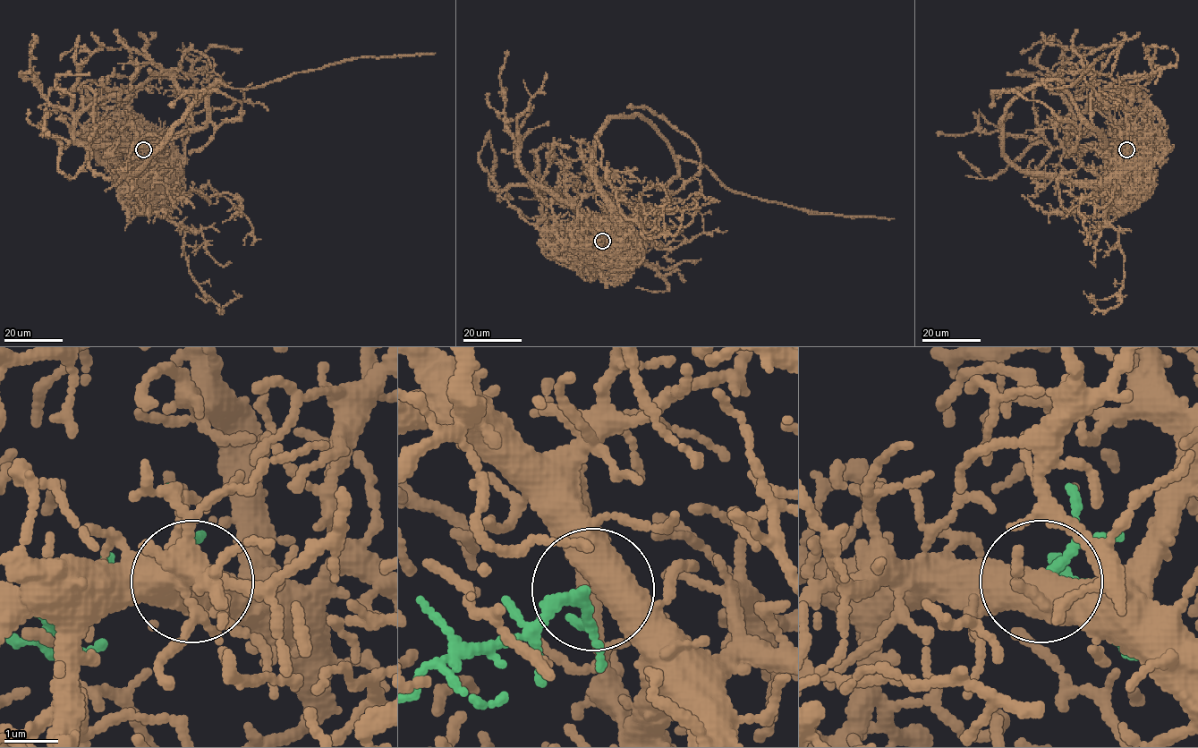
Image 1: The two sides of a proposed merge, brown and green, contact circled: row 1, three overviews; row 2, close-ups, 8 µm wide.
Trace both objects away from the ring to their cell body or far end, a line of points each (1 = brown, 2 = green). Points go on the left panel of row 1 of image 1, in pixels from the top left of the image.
1: (144, 149), (118, 146), (197, 131), (219, 80), (233, 88), (256, 88), (357, 57), (435, 53)
2: (143, 149), (132, 151)

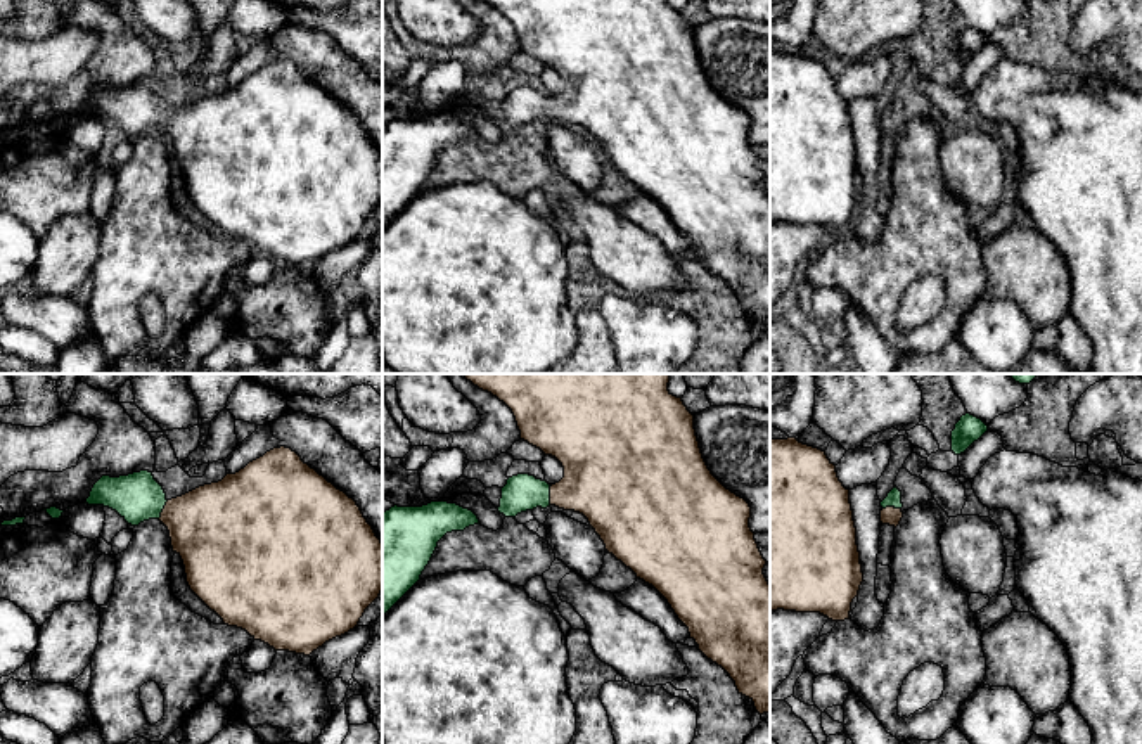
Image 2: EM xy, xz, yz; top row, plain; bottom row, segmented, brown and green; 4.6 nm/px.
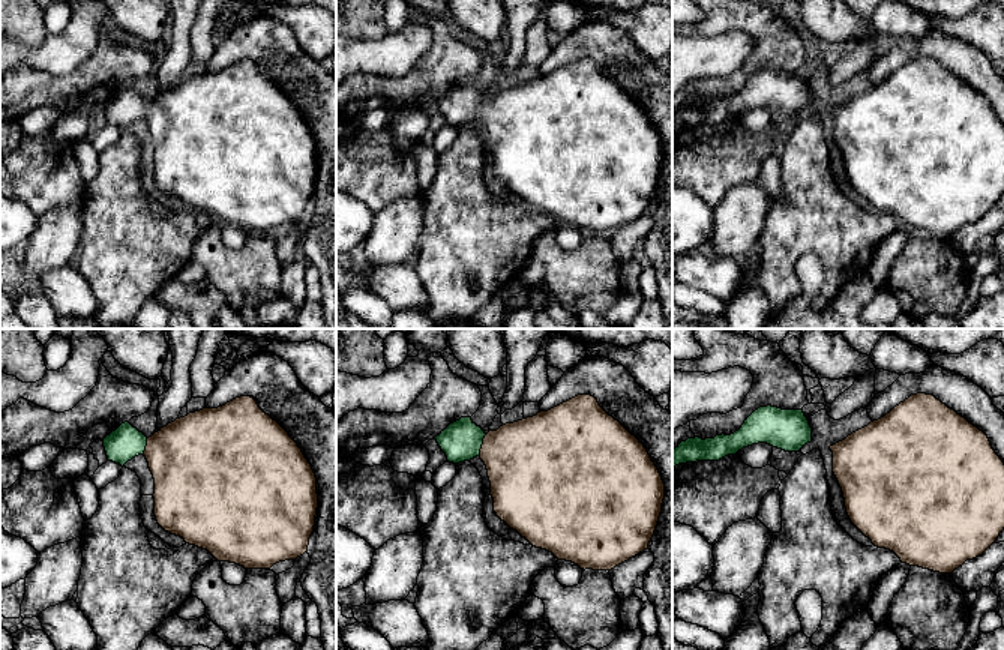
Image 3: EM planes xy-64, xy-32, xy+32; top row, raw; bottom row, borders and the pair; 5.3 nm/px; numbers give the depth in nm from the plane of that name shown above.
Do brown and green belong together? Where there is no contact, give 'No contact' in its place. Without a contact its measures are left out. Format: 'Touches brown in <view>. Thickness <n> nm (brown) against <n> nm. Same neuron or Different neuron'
Touches brown in xy. Thickness 400 nm (brown) against 220 nm. Same neuron

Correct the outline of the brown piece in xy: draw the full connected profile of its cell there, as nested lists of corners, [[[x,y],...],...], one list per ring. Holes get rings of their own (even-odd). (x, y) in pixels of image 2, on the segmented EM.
[[[286,446],[266,452],[218,483],[171,500],[149,471],[119,478],[102,476],[85,503],[109,507],[132,526],[159,519],[170,531],[173,552],[183,561],[190,590],[225,625],[246,630],[275,651],[310,656],[325,642],[358,626],[365,609],[382,592],[382,542],[360,507]]]

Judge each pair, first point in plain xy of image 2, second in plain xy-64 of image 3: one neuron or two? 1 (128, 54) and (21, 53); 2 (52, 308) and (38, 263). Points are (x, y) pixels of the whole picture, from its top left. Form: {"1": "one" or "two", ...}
{"1": "two", "2": "two"}

